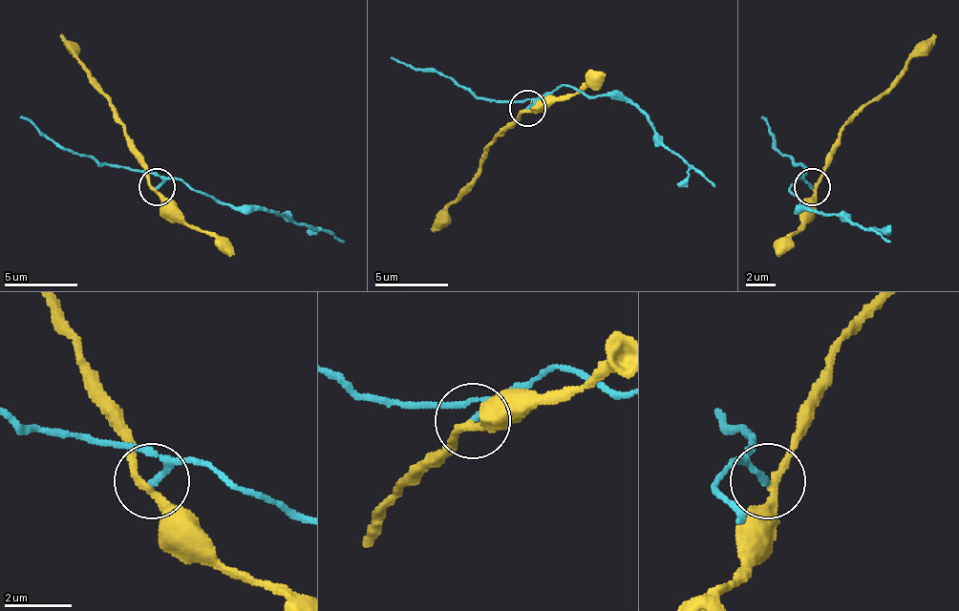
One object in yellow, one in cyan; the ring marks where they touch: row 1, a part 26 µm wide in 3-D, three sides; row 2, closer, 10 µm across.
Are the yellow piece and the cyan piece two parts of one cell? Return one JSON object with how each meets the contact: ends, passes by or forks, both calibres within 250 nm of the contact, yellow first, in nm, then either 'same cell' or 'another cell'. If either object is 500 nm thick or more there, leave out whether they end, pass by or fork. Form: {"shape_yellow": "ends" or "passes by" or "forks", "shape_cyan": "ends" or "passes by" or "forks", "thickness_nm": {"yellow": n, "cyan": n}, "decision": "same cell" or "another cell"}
{"shape_yellow": "passes by", "shape_cyan": "passes by", "thickness_nm": {"yellow": 240, "cyan": 150}, "decision": "another cell"}

